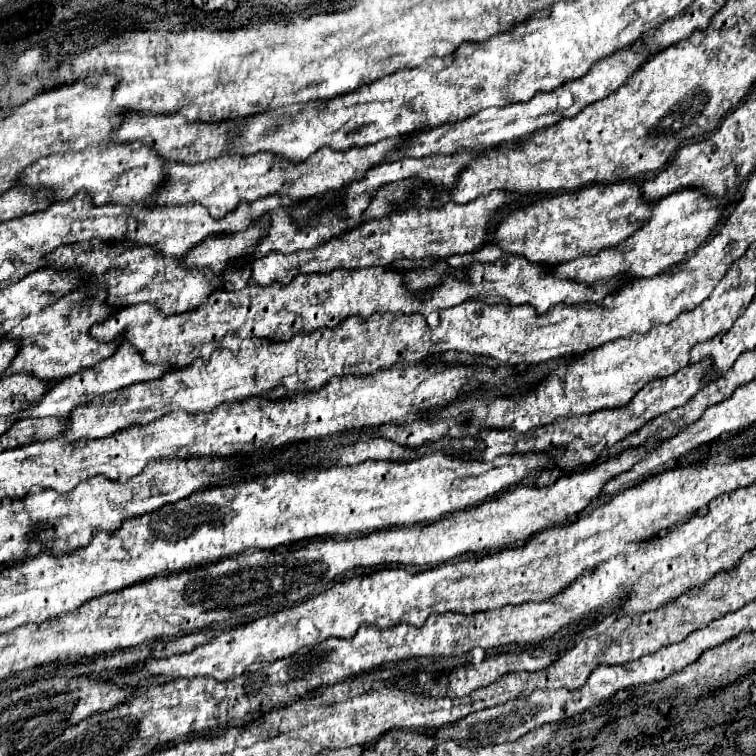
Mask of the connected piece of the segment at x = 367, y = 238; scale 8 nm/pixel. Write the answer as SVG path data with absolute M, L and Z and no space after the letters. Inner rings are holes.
M490 192L486 196L478 196L466 204L446 202L446 206L436 210L416 210L416 212L394 212L392 216L374 218L364 222L358 230L350 230L344 236L332 238L330 242L314 248L314 250L298 250L292 254L270 252L252 262L250 280L260 286L268 286L272 282L288 284L296 274L308 272L332 272L334 268L370 268L370 266L388 266L394 260L410 258L446 258L452 254L466 254L482 248L486 230L490 224L492 212L502 208L512 200L512 194L506 192Z

